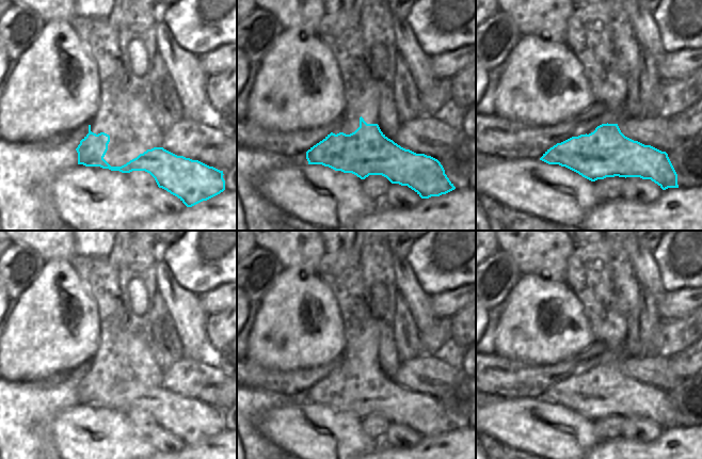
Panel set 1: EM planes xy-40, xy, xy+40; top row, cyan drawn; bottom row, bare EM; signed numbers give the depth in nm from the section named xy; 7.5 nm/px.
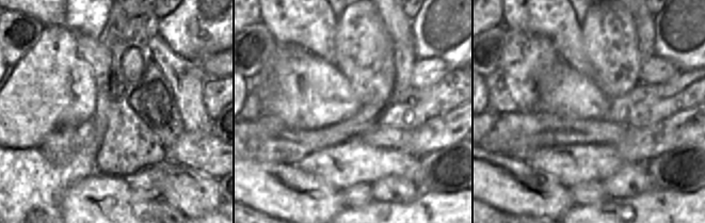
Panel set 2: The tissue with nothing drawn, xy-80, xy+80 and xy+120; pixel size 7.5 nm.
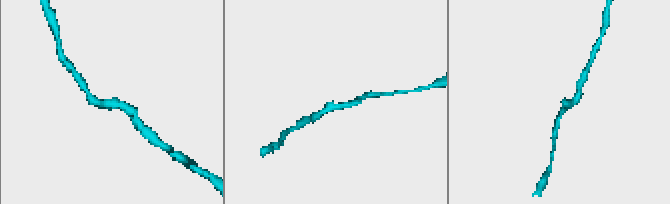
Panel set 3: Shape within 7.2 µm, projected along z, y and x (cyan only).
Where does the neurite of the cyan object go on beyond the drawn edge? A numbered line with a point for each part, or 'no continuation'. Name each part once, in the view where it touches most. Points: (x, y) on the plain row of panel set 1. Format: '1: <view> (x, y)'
no continuation

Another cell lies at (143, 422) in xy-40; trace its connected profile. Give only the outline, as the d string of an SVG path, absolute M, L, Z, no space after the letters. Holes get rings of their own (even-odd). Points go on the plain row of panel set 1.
M132 410L127 415L135 432L141 436L149 436L159 427L155 417L145 410Z

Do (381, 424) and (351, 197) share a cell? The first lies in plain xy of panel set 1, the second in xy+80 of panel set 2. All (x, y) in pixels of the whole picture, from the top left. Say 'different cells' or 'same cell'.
same cell

